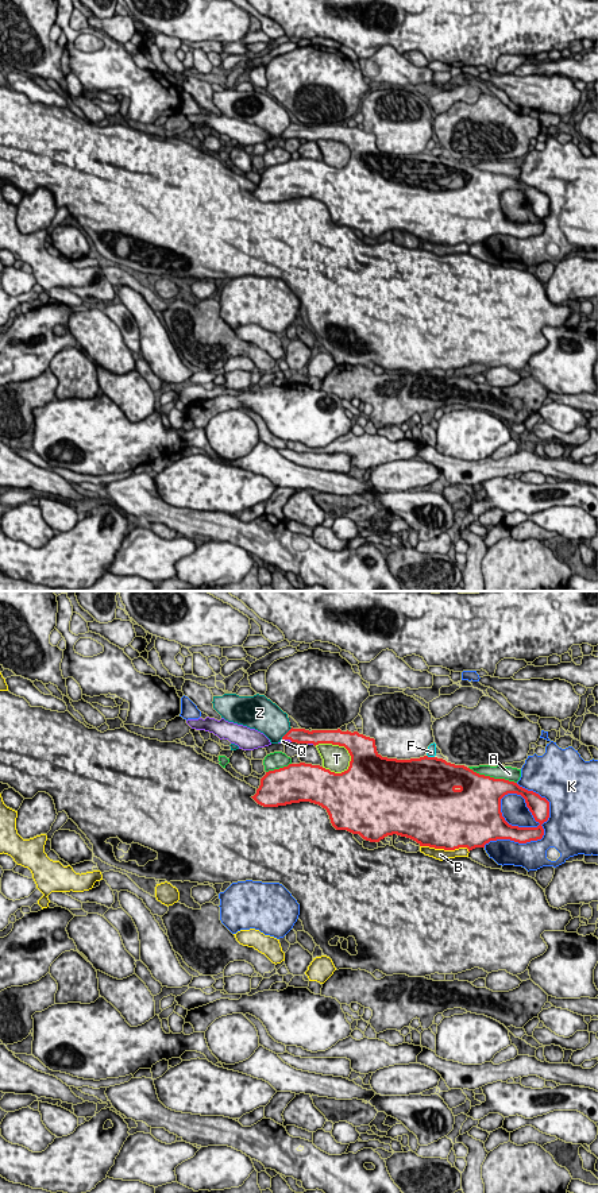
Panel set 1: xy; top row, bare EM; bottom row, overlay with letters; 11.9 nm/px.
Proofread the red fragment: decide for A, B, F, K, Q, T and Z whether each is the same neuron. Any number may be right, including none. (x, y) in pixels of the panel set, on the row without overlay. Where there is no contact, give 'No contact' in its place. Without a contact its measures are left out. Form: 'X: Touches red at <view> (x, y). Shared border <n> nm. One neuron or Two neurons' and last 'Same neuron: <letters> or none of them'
A: Touches red at xy (493, 173). Shared border 600 nm. Two neurons
B: Touches red at xy (446, 244). Shared border 600 nm. Two neurons
F: Touches red at xy (431, 153). Shared border 100 nm. Two neurons
K: Touches red at xy (529, 236). Shared border 950 nm. Two neurons
Q: Touches red at xy (288, 134). Shared border 130 nm. One neuron
T: Touches red at xy (340, 141). Shared border 500 nm. Two neurons
Z: Touches red at xy (286, 128). Shared border 200 nm. Two neurons
Same neuron: Q

